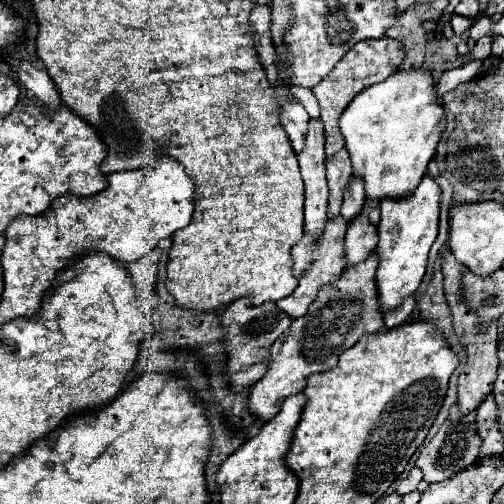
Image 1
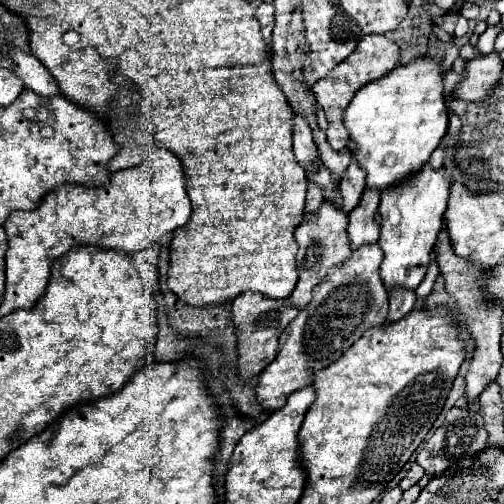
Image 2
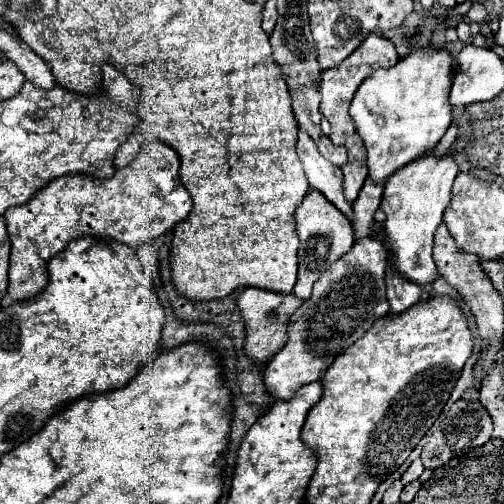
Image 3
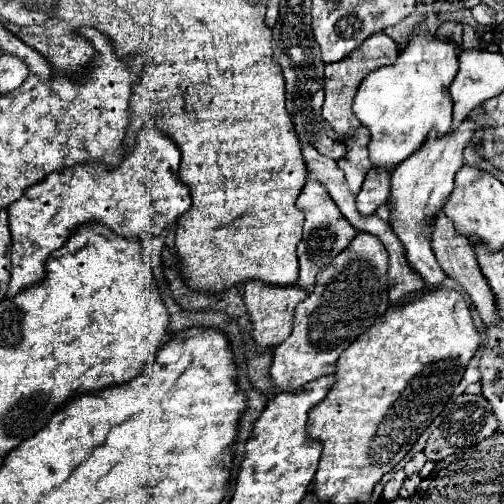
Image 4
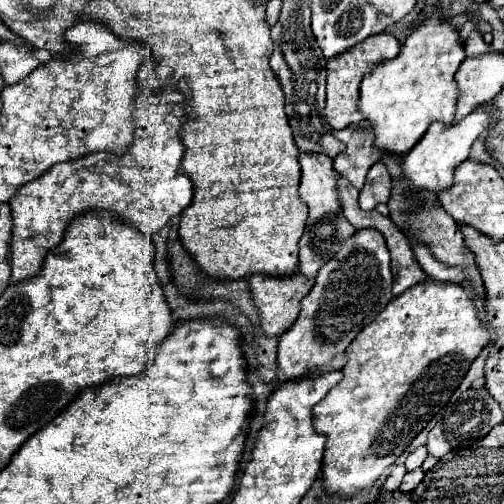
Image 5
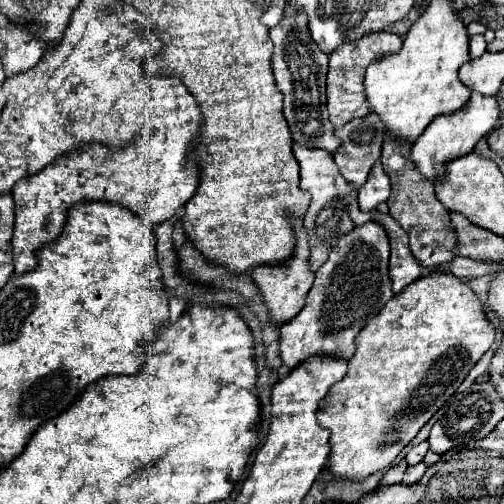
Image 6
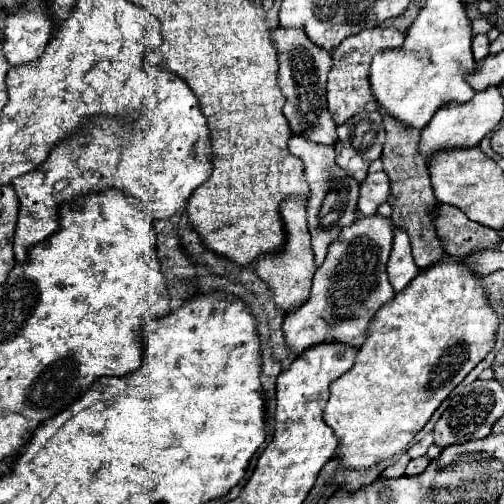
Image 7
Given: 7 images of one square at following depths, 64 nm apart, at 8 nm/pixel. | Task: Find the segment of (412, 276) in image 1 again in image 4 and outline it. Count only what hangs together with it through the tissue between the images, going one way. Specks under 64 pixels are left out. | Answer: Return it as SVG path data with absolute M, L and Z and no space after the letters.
M462 122L460 128L452 134L428 136L428 144L424 144L418 152L414 152L408 160L396 166L396 170L390 174L390 198L386 202L390 210L390 226L392 232L398 236L398 240L404 246L404 254L408 260L408 266L420 274L424 282L430 286L440 284L446 274L438 266L431 248L431 233L438 214L442 212L444 204L448 202L448 196L454 188L454 176L464 166L462 164L462 150L470 142L472 134L478 130L474 122Z

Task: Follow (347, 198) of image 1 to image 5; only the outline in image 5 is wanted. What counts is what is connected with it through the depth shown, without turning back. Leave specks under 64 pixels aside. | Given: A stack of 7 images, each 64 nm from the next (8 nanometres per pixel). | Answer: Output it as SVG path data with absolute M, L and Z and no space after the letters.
M362 120L360 124L348 126L340 132L334 130L334 136L346 144L346 150L334 158L334 170L360 190L364 186L364 178L370 166L382 158L380 152L372 146L374 144L372 126L366 120Z

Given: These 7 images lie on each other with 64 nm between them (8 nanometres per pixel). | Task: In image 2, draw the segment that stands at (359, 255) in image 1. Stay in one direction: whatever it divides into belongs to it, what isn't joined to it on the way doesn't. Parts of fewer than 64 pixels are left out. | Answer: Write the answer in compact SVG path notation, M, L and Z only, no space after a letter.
M366 188L356 210L352 210L348 214L348 218L350 218L348 240L350 240L350 248L354 252L364 244L376 244L378 234L380 234L380 226L374 222L378 204L380 204L380 192Z

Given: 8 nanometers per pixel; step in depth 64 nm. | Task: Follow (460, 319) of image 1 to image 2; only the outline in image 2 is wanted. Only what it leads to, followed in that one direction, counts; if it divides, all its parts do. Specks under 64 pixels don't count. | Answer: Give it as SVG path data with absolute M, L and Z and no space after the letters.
M440 234L438 236L438 242L436 242L436 260L438 260L438 266L440 266L440 272L446 280L446 292L450 294L450 298L456 302L458 306L458 312L464 316L464 322L462 322L462 328L470 334L470 338L474 340L474 356L472 356L472 362L470 362L470 368L468 368L468 374L464 378L466 382L466 402L472 404L478 400L478 396L482 394L482 390L496 382L496 376L498 376L498 370L500 370L500 364L502 364L502 354L500 354L500 334L502 334L502 328L500 328L500 318L502 318L502 308L500 306L490 306L486 304L484 300L484 292L480 292L480 278L484 276L482 270L474 268L468 260L460 260L452 246L450 246L450 238L446 234Z

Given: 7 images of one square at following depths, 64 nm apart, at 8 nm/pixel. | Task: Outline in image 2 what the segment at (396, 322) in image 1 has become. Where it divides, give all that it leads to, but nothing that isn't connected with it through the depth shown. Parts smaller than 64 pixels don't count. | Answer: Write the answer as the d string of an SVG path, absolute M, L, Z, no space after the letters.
M394 288L390 294L390 310L388 310L388 322L398 322L402 320L406 314L410 314L414 310L414 302L416 302L416 294L402 290L402 288Z

